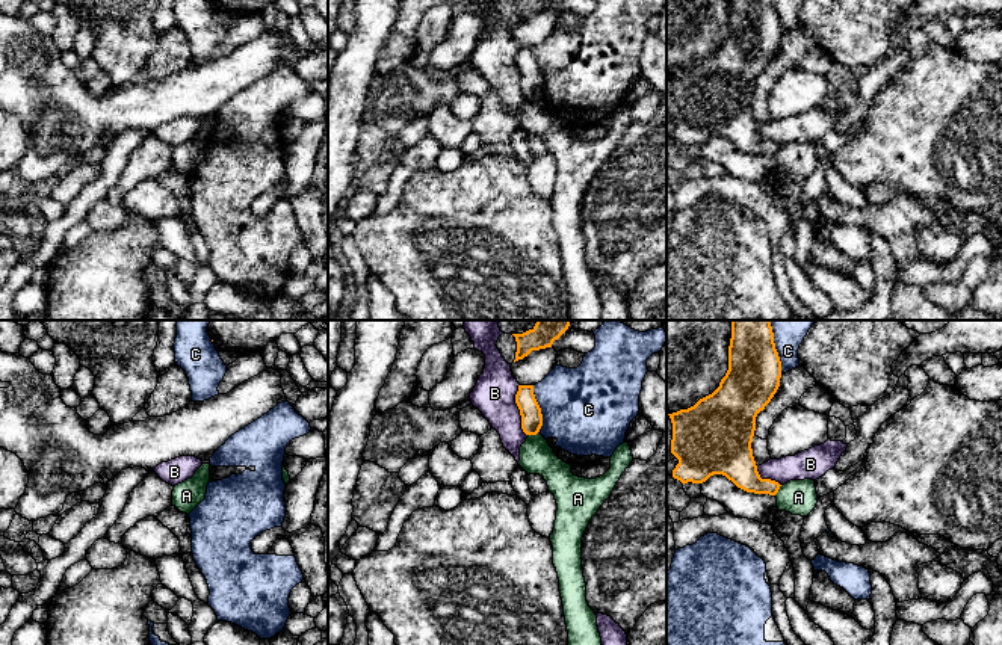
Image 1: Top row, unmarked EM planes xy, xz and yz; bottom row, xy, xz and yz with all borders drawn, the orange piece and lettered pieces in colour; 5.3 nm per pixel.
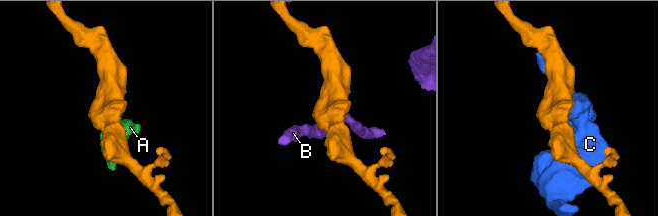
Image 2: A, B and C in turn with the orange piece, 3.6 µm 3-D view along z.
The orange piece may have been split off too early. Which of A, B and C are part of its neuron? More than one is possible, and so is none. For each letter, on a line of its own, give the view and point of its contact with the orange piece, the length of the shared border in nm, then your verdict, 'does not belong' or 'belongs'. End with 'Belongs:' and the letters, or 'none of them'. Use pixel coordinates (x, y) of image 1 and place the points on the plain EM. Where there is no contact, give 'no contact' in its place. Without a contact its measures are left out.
A: yz (779, 150) | 70 nm | belongs
B: xz (519, 70) | 280 nm | does not belong
C: xz (538, 68) | 240 nm | does not belong
Belongs: A

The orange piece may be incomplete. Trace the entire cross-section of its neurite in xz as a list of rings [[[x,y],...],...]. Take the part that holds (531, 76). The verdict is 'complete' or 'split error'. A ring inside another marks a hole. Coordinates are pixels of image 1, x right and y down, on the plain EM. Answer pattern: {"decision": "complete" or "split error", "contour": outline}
{"decision": "split error", "contour": [[[518,47],[515,65],[521,77],[521,91],[527,97],[520,109],[518,127],[527,136],[543,137],[558,166],[550,204],[568,293],[568,320],[602,320],[597,276],[586,263],[580,221],[582,199],[591,180],[611,159],[621,136],[633,122],[630,107],[624,103],[617,109],[611,118],[611,130],[603,137],[595,140],[574,137],[571,127],[559,121],[540,95],[543,76],[533,47]]]}

